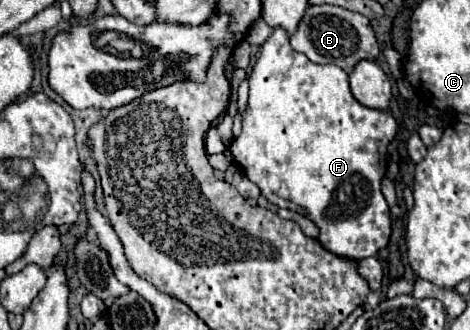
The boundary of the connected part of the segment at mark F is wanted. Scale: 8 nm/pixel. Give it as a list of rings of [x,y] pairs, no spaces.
[[[275,29],[273,35],[261,45],[261,53],[259,59],[251,71],[251,75],[247,77],[249,83],[249,103],[247,103],[247,111],[243,113],[243,131],[241,135],[231,143],[231,153],[233,159],[237,161],[237,165],[243,167],[245,175],[249,177],[249,181],[253,181],[259,189],[261,195],[267,197],[269,203],[283,207],[289,203],[289,209],[299,209],[303,211],[319,229],[319,237],[317,241],[321,241],[321,245],[325,249],[329,249],[335,255],[347,255],[353,259],[361,259],[361,257],[377,257],[379,249],[383,249],[389,243],[389,235],[391,235],[391,219],[389,219],[389,207],[387,201],[381,193],[381,179],[387,171],[387,145],[391,143],[391,139],[397,133],[397,123],[391,117],[389,111],[377,111],[377,109],[369,109],[365,105],[361,105],[349,91],[349,75],[337,67],[337,65],[317,65],[313,61],[309,61],[303,53],[297,53],[291,45],[289,45],[289,35],[283,29]]]

